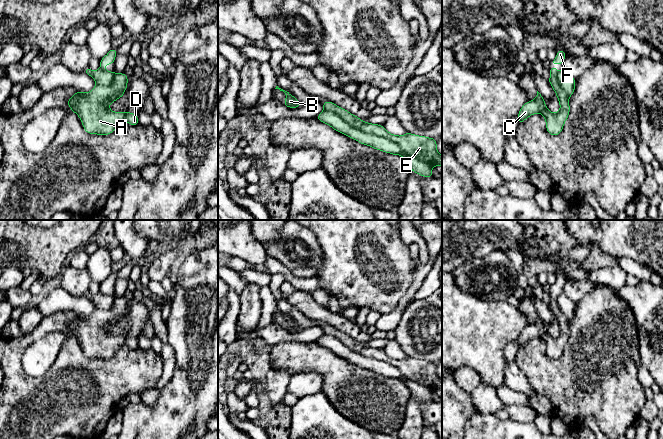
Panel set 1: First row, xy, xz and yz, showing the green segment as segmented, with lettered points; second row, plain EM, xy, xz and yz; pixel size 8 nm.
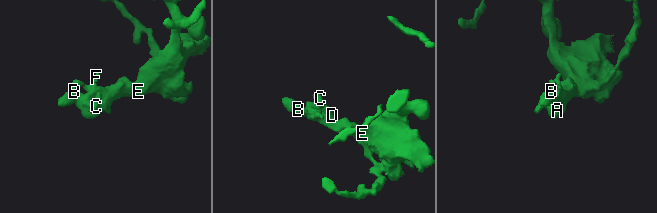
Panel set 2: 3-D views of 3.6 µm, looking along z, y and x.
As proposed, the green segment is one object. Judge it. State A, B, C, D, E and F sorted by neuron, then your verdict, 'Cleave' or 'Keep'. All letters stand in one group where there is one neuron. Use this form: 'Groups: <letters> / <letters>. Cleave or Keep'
Groups: A B E F / C D. Cleave

